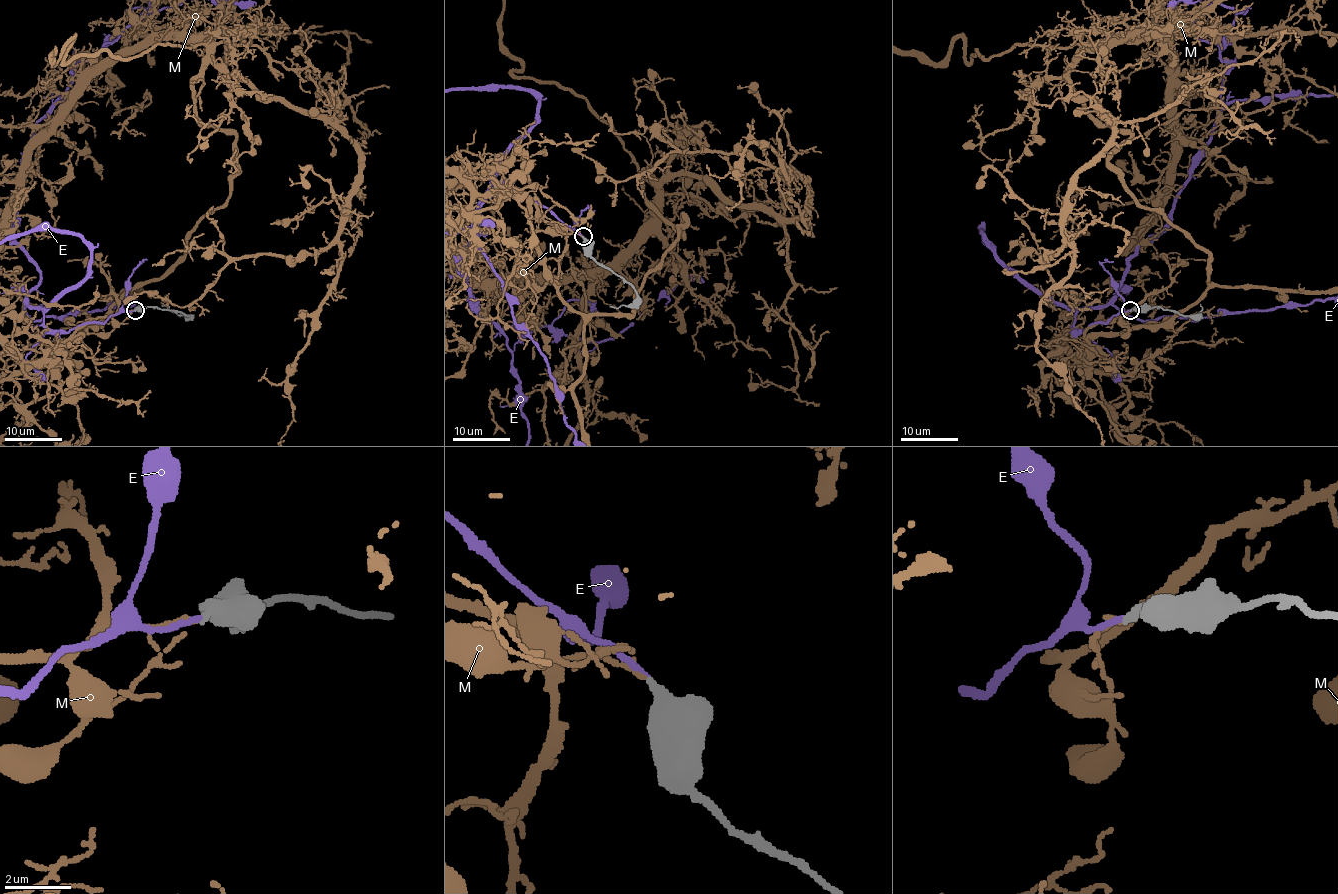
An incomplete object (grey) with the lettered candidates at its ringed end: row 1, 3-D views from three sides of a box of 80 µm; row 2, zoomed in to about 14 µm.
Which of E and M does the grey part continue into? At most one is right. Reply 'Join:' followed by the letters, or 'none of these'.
Join: E

